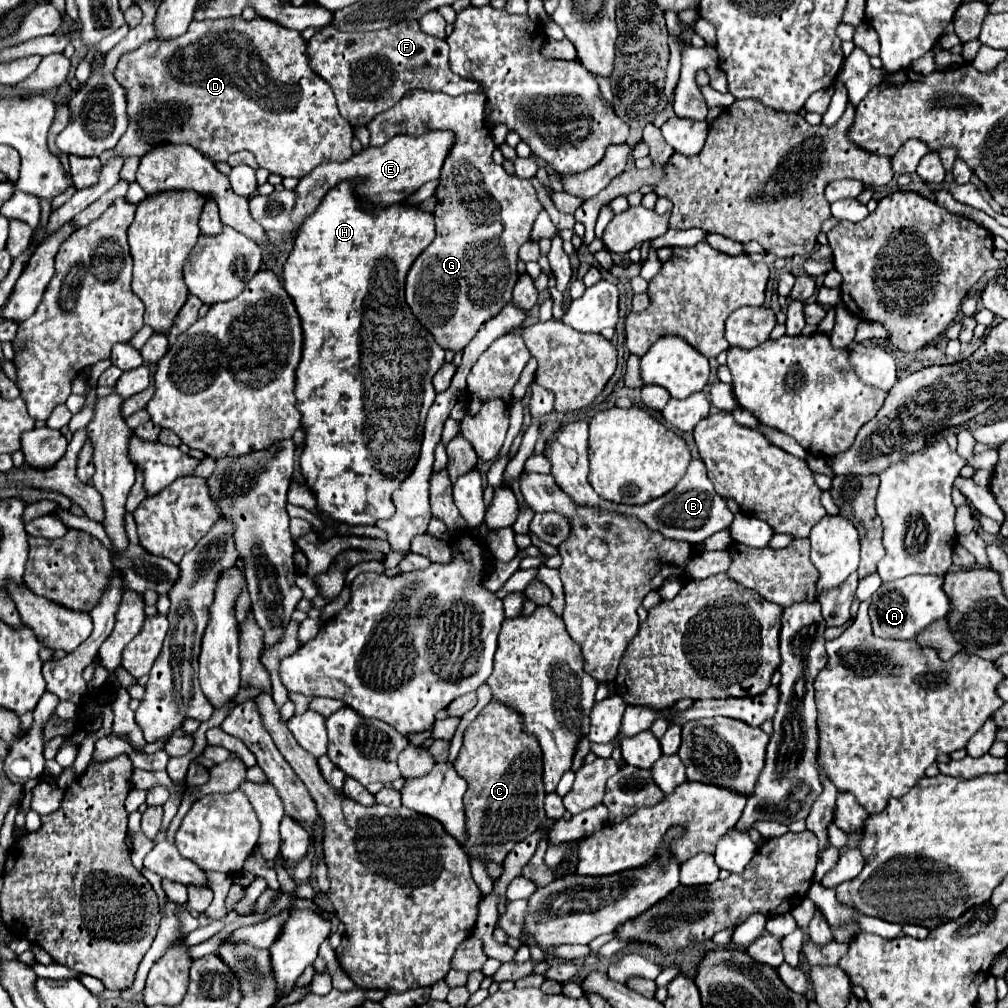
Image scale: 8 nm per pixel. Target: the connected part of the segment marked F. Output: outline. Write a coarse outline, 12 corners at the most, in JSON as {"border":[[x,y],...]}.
{"border":[[418,20],[322,28],[312,70],[352,126],[408,90],[482,92]]}

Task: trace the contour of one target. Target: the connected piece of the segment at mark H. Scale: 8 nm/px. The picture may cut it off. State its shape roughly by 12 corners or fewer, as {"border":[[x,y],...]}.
{"border":[[334,186],[282,270],[302,474],[392,516],[444,350],[404,300],[416,206]]}

